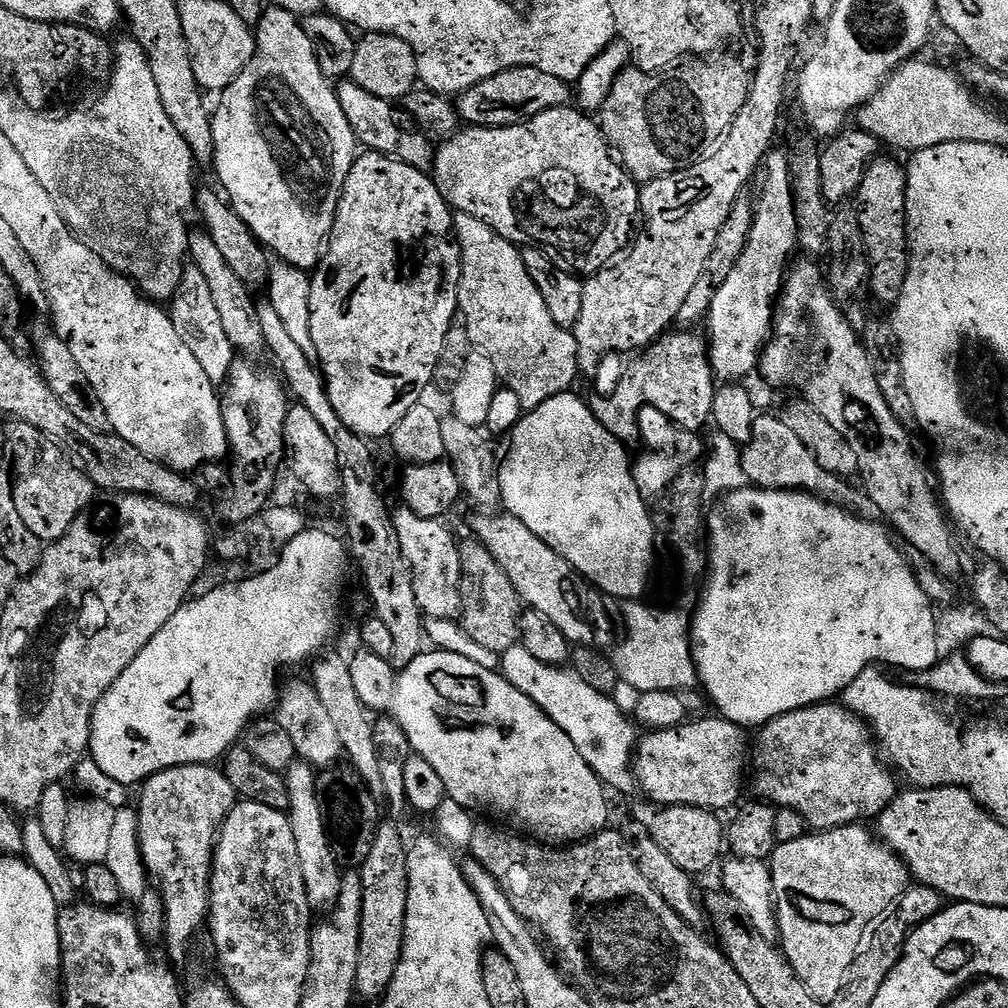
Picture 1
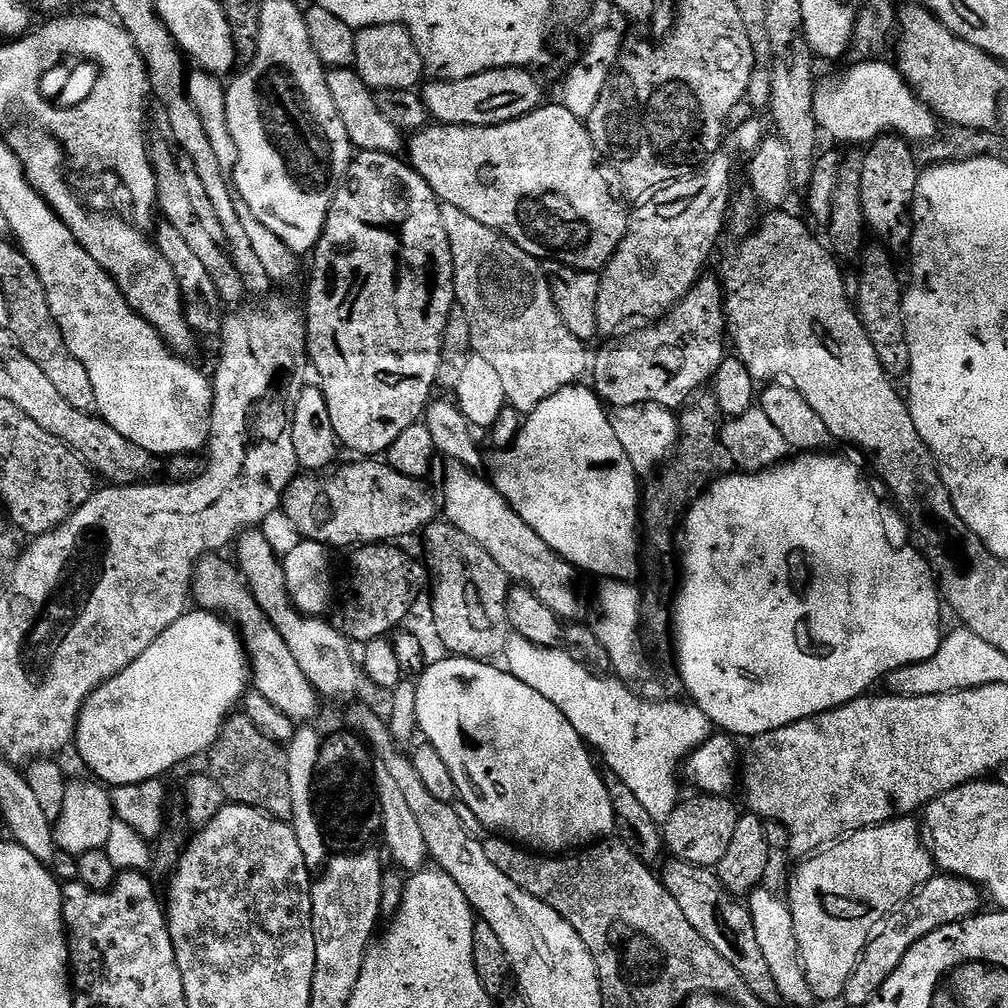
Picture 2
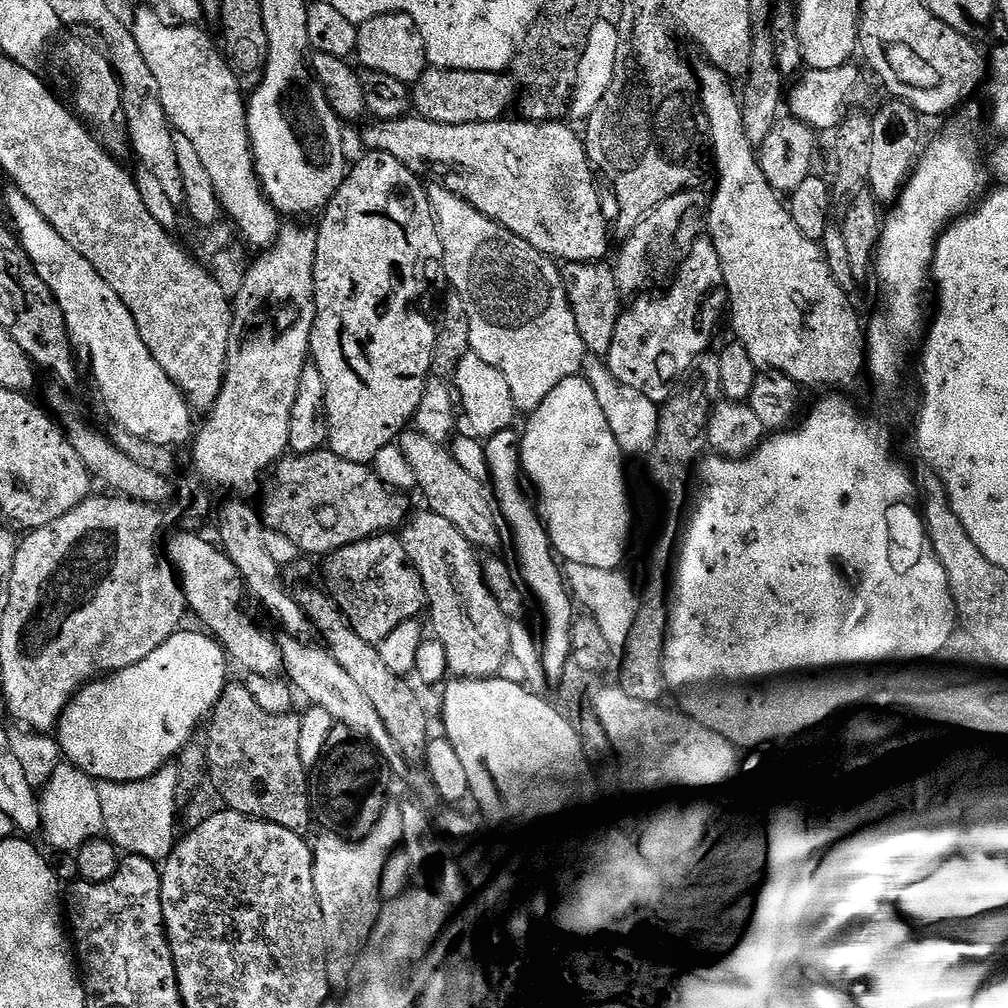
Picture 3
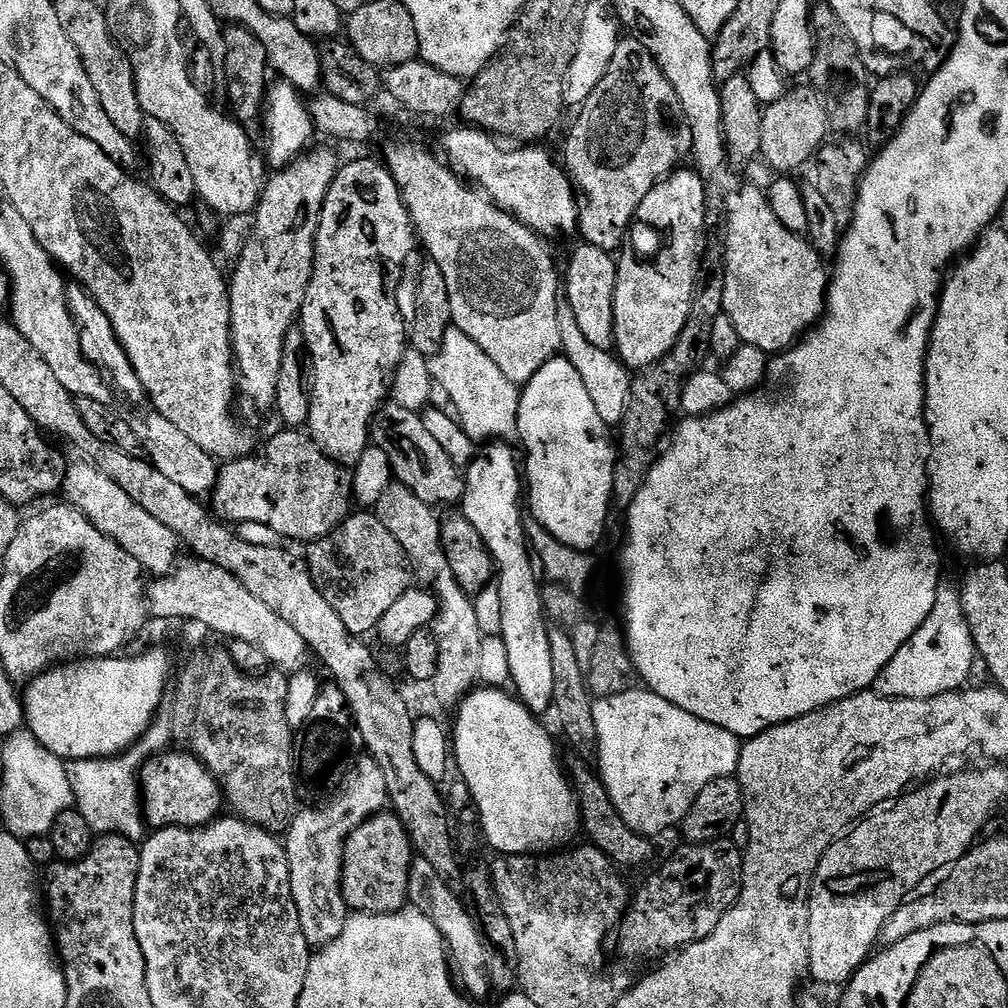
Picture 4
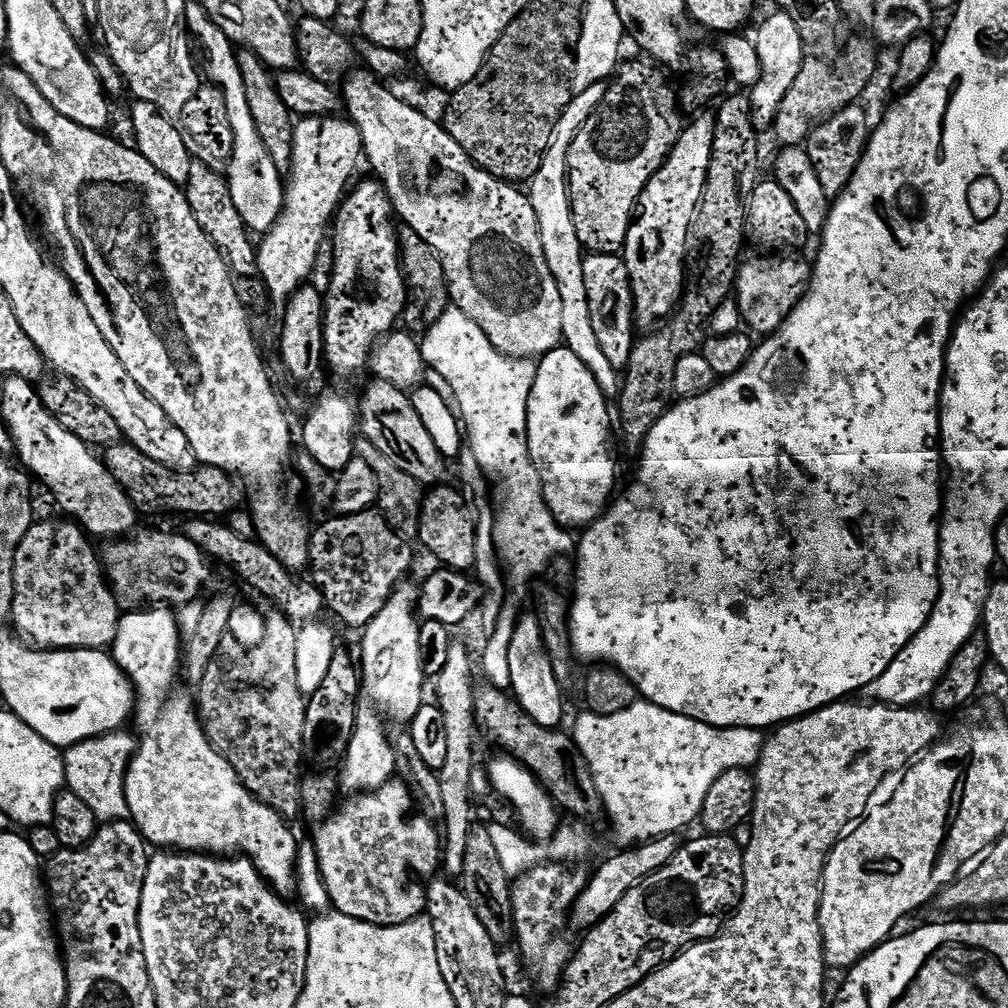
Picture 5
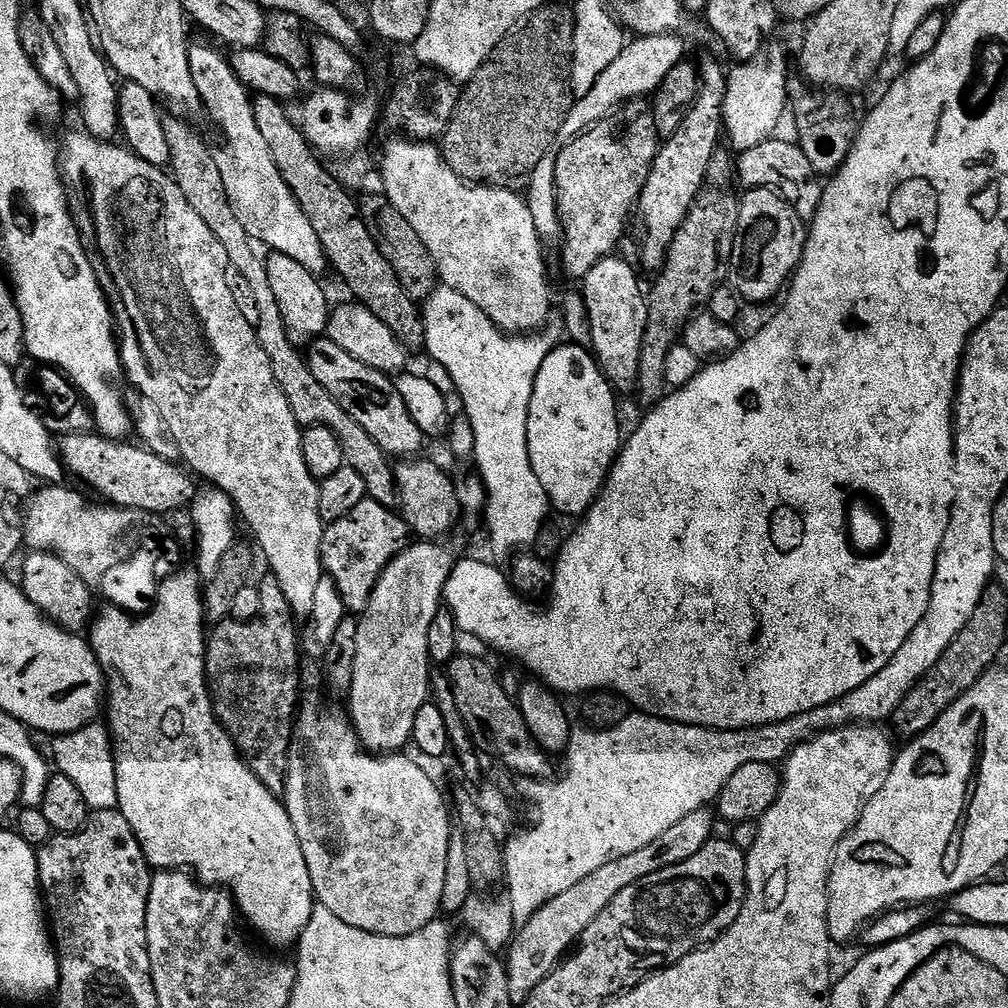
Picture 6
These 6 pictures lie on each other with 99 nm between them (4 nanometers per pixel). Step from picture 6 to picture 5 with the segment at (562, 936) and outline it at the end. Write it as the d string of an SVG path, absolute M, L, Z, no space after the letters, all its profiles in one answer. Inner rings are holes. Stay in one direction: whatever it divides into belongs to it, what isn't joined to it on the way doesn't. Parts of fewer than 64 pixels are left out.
M676 834L660 836L643 846L628 846L620 850L624 852L614 853L597 872L593 871L589 875L588 884L571 910L571 923L573 925L576 923L581 930L587 930L599 924L606 918L606 914L610 914L610 910L614 910L614 906L618 906L618 902L623 896L630 894L630 890L634 890L634 886L638 886L643 880L650 878L650 874L662 870L662 866L666 866L675 858L682 847L680 839L681 837Z

